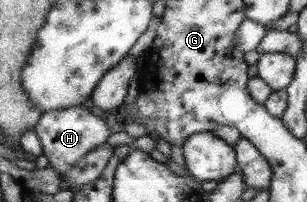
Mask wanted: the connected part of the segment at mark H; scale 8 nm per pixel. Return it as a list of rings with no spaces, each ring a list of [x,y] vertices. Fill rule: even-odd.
[[[86,105],[45,112],[43,116],[40,116],[40,122],[36,124],[33,131],[43,146],[42,156],[47,156],[49,167],[59,171],[62,180],[65,179],[65,175],[69,173],[73,165],[77,164],[87,153],[104,144],[113,134],[105,121],[100,116],[91,113]]]

